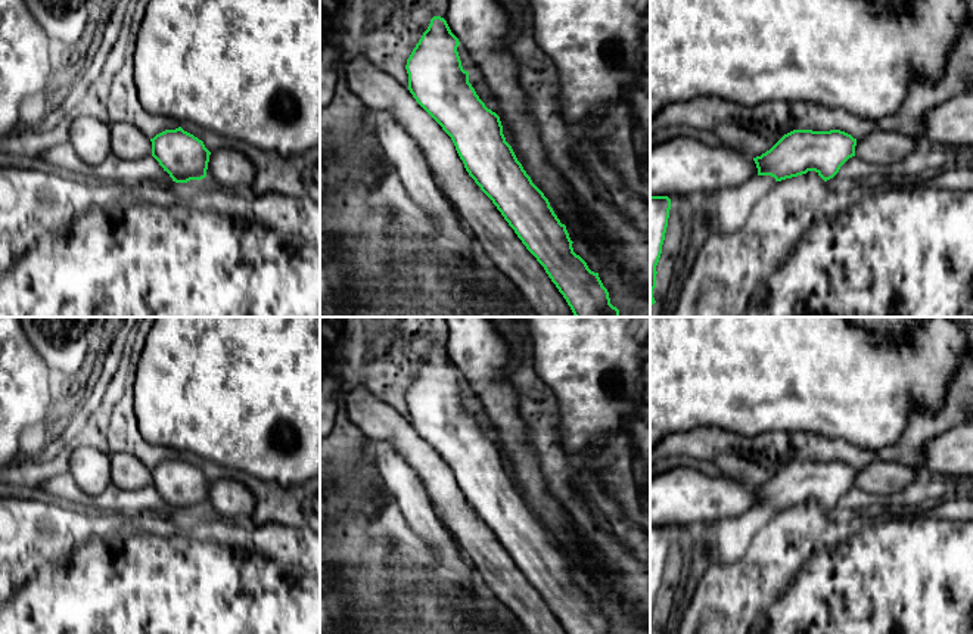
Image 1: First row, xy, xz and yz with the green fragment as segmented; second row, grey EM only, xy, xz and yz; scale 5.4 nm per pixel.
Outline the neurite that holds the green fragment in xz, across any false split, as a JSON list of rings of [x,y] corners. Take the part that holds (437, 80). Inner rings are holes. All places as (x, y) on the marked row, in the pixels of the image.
[[[433,16],[428,29],[413,49],[407,59],[408,90],[416,102],[442,127],[442,130],[451,137],[460,159],[464,164],[466,171],[481,187],[481,190],[492,201],[497,209],[501,212],[509,226],[515,230],[517,237],[526,246],[526,249],[537,258],[544,267],[545,273],[556,285],[559,292],[566,299],[575,317],[619,317],[619,310],[610,304],[609,292],[603,286],[599,273],[588,268],[587,262],[573,252],[572,240],[566,230],[566,226],[560,223],[548,199],[532,183],[531,177],[517,161],[512,146],[506,142],[503,134],[503,125],[500,116],[488,109],[479,99],[475,88],[469,83],[469,72],[463,69],[461,60],[457,52],[460,41],[451,32],[447,21],[441,16]]]

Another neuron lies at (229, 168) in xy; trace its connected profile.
[[[221,147],[209,155],[206,180],[220,189],[240,192],[254,183],[257,170],[237,149]]]

